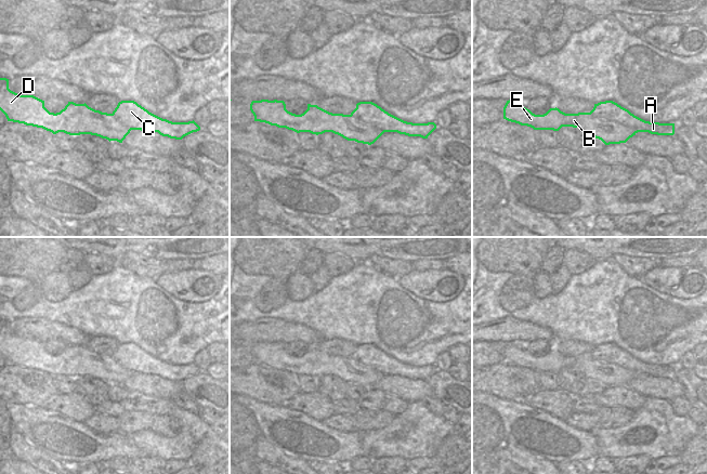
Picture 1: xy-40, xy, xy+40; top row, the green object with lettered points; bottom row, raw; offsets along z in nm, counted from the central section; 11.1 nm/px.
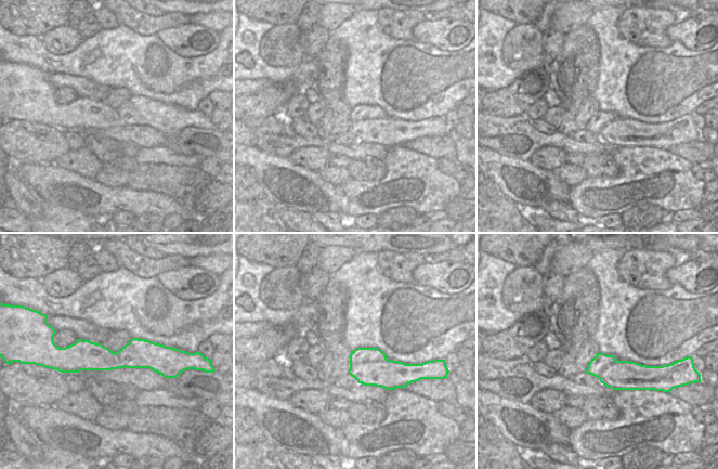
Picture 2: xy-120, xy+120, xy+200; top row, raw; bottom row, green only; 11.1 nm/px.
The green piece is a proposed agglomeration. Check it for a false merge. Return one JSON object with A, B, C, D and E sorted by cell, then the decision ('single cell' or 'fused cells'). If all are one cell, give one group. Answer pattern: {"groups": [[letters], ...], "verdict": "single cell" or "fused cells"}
{"groups": [["A", "C"], ["B", "D", "E"]], "verdict": "fused cells"}

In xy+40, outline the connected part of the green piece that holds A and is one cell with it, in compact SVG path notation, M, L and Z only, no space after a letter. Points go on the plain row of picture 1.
M605 343L594 346L594 350L590 355L595 360L604 364L617 365L621 368L632 370L638 374L649 374L657 378L675 377L675 366L645 364L613 343Z

